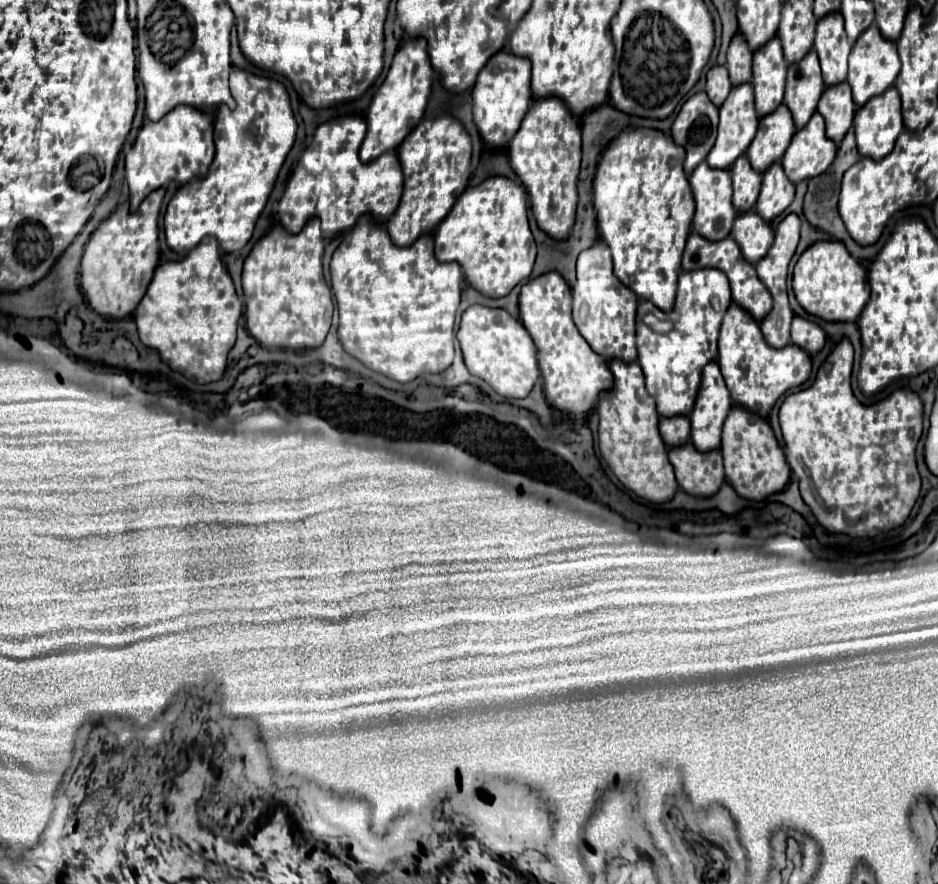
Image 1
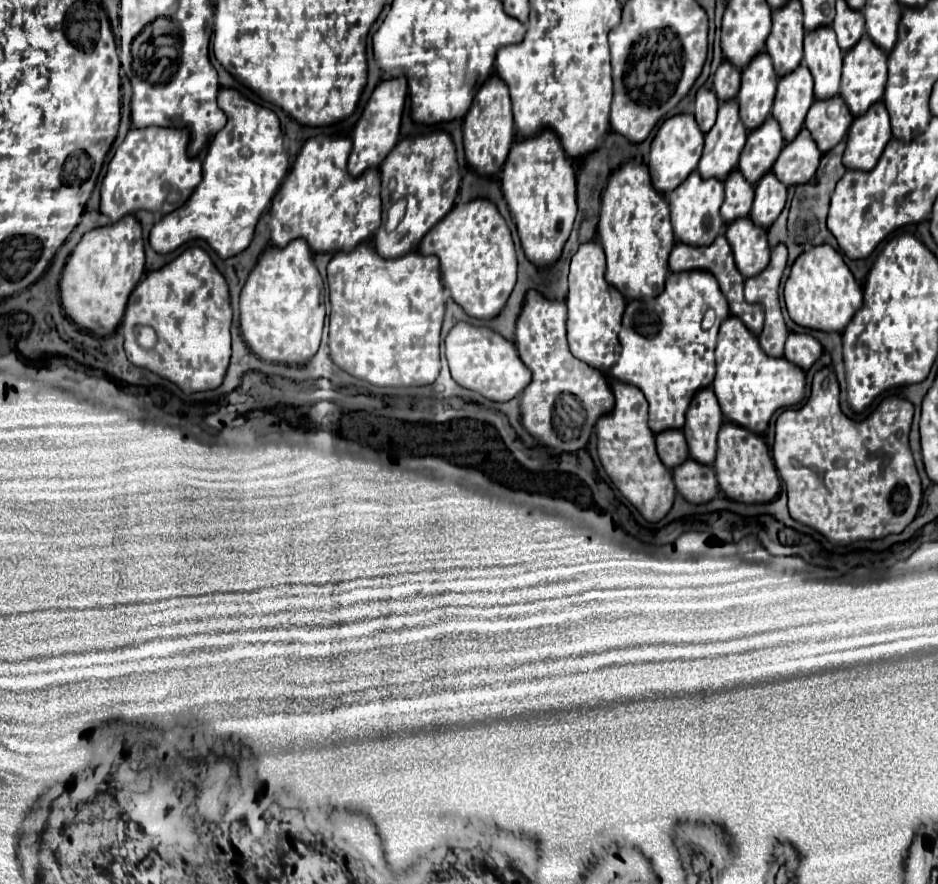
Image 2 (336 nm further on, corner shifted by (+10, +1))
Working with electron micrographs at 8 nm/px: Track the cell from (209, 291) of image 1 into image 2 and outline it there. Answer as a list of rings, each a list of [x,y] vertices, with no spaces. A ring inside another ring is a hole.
[[[188,247],[172,263],[148,273],[132,291],[122,321],[126,357],[132,365],[176,383],[184,393],[216,389],[230,361],[230,323],[232,307],[226,279],[204,249]],[[140,325],[150,325],[156,331],[156,347],[142,349],[136,343],[136,327]]]

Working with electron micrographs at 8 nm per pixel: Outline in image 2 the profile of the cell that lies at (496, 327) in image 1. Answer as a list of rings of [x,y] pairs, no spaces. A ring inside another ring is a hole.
[[[466,321],[456,323],[446,337],[446,359],[450,365],[452,379],[458,385],[478,391],[490,401],[510,401],[518,397],[532,381],[530,369],[518,357],[514,343],[504,339],[490,327],[476,327]]]

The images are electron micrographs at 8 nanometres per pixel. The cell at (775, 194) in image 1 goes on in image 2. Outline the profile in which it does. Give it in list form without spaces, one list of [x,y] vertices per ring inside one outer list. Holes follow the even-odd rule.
[[[766,173],[756,185],[750,219],[760,227],[770,227],[786,205],[786,185],[774,173]]]

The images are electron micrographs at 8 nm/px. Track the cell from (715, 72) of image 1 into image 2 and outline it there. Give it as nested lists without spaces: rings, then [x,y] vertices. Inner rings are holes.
[[[700,87],[698,93],[696,93],[696,121],[700,125],[700,129],[704,133],[710,131],[710,127],[714,125],[716,121],[716,111],[718,111],[718,97],[714,95],[714,91],[706,89],[706,87]]]

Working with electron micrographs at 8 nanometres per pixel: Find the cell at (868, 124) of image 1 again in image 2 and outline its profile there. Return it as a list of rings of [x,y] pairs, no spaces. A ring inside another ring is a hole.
[[[878,101],[864,115],[856,117],[850,125],[844,151],[844,165],[848,169],[870,171],[878,163],[890,137],[892,133],[888,111],[886,105]]]

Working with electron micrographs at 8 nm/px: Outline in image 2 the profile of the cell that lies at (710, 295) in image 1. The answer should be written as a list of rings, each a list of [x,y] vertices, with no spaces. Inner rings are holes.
[[[708,271],[670,273],[662,295],[650,301],[628,301],[620,331],[622,353],[610,369],[610,377],[630,383],[646,395],[650,403],[648,425],[654,433],[682,429],[692,395],[712,383],[716,373],[716,335],[720,321],[728,315],[728,301]]]

